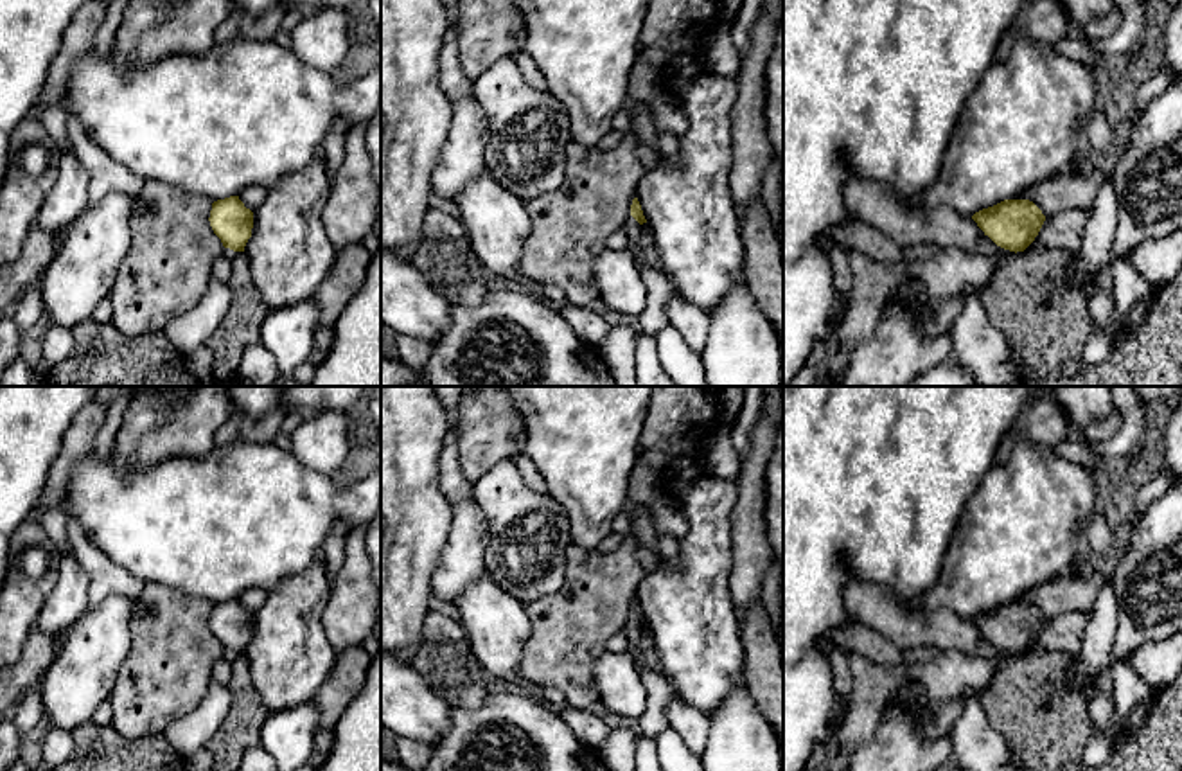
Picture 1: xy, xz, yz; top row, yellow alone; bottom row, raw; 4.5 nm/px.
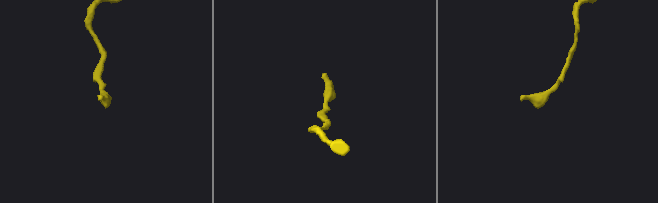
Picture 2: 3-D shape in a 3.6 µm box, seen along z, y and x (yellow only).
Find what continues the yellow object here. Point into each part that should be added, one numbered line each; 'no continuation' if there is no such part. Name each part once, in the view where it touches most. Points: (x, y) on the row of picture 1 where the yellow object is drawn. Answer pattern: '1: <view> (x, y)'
no continuation

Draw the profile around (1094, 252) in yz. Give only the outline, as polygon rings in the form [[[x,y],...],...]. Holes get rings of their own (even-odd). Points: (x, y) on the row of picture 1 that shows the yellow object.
[[[1107,178],[1094,198],[1081,235],[1081,244],[1071,255],[1071,271],[1089,298],[1094,293],[1094,275],[1107,264],[1114,266],[1112,239],[1119,225],[1119,205],[1112,182]]]

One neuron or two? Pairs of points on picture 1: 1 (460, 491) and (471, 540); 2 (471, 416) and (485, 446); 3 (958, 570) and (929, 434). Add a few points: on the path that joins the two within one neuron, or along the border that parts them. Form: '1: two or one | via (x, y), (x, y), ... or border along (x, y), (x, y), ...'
1: two | border along (471, 496), (451, 502)
2: one | via (478, 423), (485, 430), (485, 439)
3: two | border along (967, 498), (936, 577)

